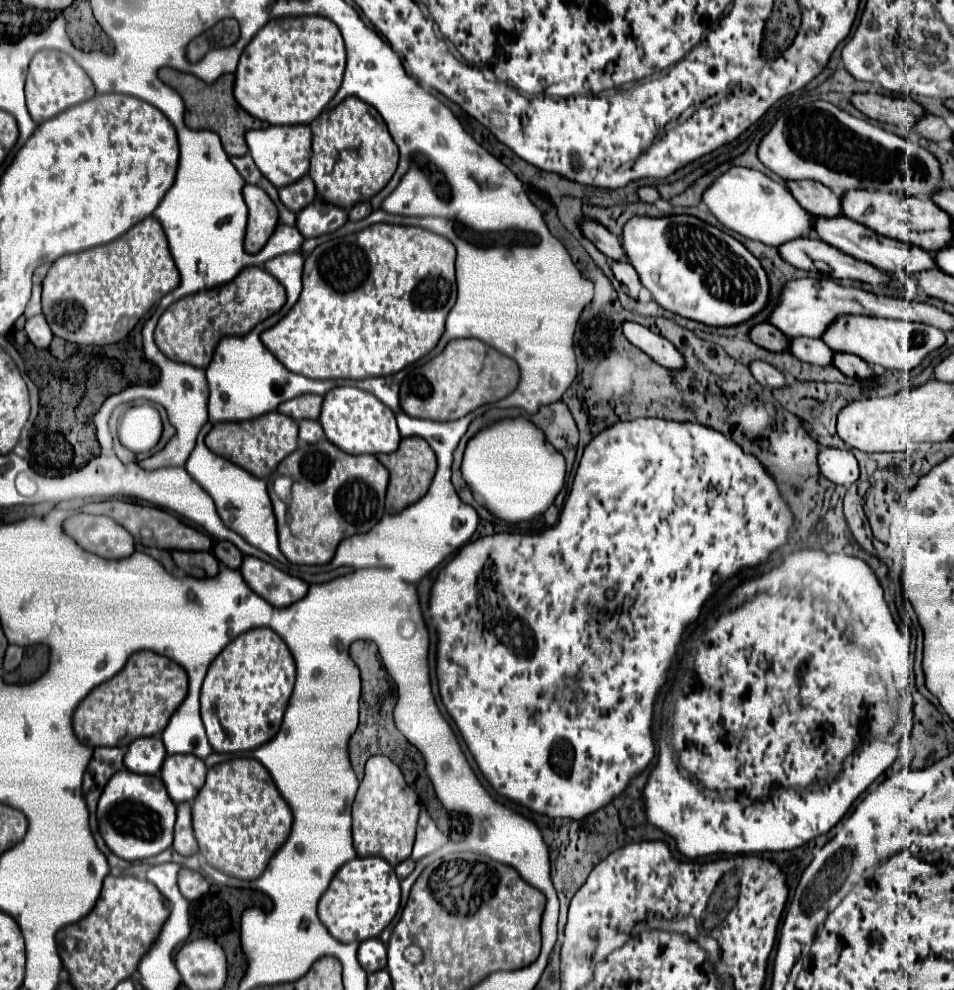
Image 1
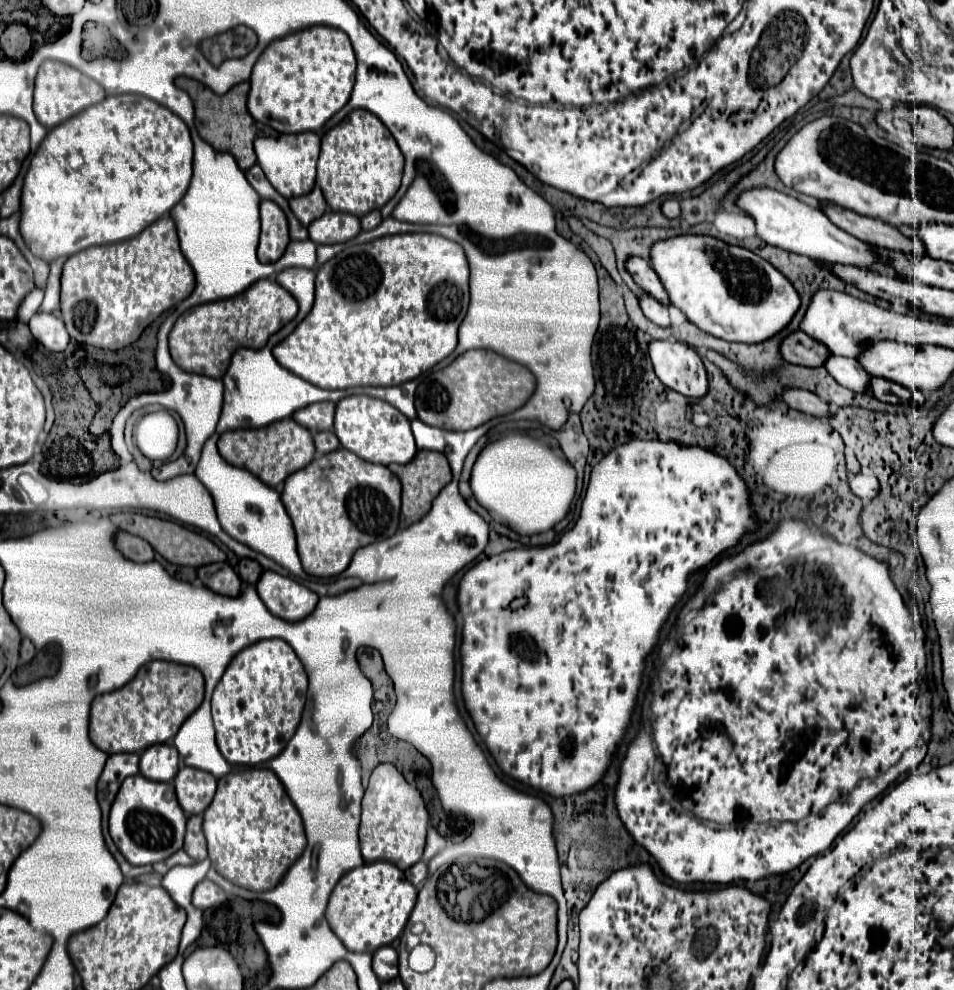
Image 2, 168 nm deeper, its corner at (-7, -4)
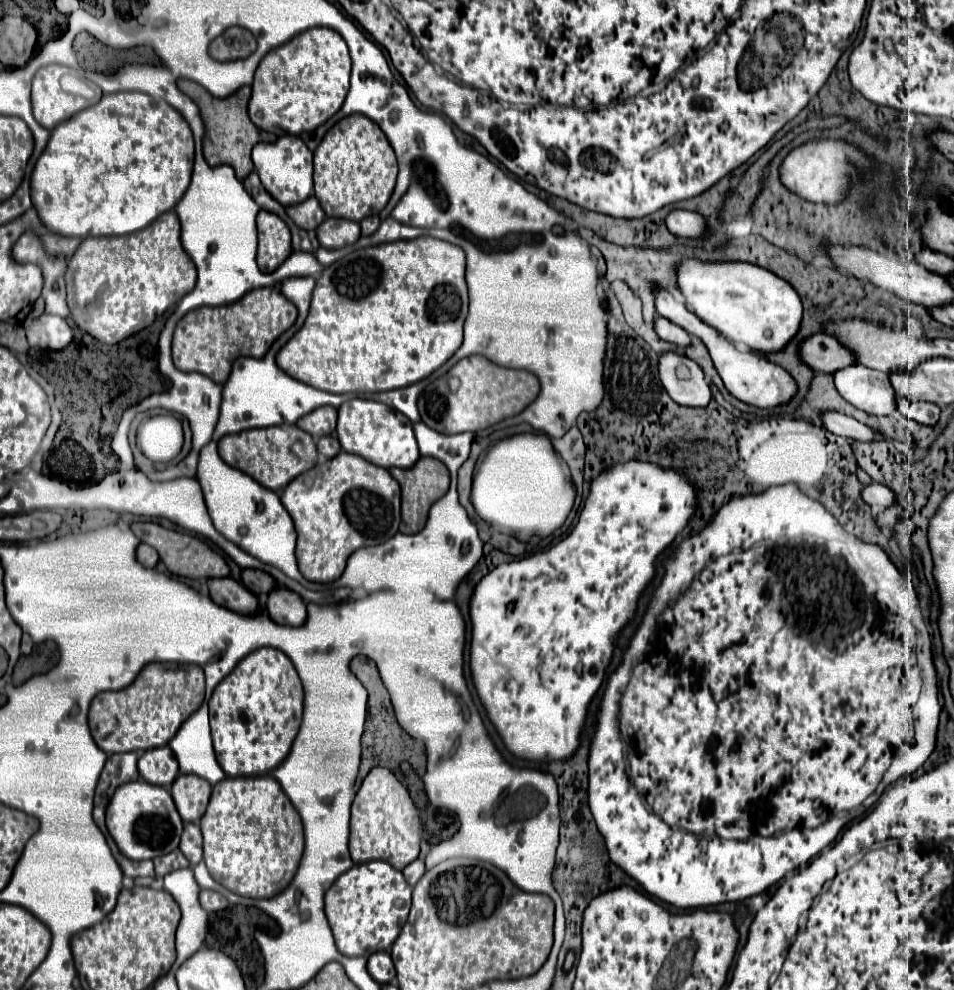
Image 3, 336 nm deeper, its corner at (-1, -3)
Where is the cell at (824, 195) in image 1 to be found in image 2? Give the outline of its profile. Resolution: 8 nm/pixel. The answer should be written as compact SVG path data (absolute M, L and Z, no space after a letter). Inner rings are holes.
M823 203L825 207L825 215L843 231L855 235L857 239L869 243L869 245L877 245L889 251L901 251L901 253L909 253L909 255L927 255L923 241L917 235L903 235L897 227L887 225L879 219L871 219L871 217L863 217L857 215L853 211L841 209L833 203Z

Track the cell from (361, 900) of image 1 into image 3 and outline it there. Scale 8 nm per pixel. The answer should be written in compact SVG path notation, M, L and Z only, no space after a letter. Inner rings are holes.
M371 860L355 864L351 870L341 874L325 892L325 914L339 952L345 956L369 956L387 950L407 920L411 898L412 887L389 862Z

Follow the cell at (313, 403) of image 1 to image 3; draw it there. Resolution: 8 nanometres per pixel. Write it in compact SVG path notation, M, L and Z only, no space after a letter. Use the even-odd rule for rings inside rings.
M321 406L309 414L305 414L303 418L299 418L295 424L309 432L311 436L325 436L325 434L333 434L335 430L335 422L337 422L337 410L333 406Z

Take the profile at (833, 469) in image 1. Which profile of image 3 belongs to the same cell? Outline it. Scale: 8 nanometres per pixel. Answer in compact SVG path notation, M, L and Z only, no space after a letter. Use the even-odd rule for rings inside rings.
M873 482L873 484L869 484L869 486L863 486L861 498L863 498L863 502L867 502L875 512L877 512L877 510L883 510L883 508L887 508L887 506L891 506L891 504L895 502L895 494L893 494L887 486L883 486L883 484L879 484L879 482Z

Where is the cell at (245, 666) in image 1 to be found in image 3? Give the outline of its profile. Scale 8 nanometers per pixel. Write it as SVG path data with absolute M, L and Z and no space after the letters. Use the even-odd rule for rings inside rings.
M277 648L247 654L209 698L213 748L227 776L257 776L287 756L303 714L303 686L293 662Z

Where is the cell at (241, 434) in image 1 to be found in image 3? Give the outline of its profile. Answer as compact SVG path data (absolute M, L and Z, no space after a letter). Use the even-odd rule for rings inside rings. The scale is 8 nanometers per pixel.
M283 424L273 428L253 428L239 434L227 434L219 440L219 456L233 468L243 470L255 478L261 486L277 490L287 486L295 476L307 472L317 464L317 448L313 438L295 424Z

